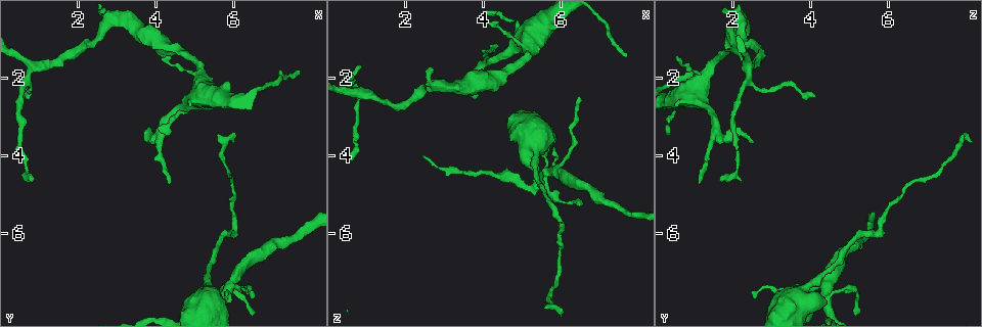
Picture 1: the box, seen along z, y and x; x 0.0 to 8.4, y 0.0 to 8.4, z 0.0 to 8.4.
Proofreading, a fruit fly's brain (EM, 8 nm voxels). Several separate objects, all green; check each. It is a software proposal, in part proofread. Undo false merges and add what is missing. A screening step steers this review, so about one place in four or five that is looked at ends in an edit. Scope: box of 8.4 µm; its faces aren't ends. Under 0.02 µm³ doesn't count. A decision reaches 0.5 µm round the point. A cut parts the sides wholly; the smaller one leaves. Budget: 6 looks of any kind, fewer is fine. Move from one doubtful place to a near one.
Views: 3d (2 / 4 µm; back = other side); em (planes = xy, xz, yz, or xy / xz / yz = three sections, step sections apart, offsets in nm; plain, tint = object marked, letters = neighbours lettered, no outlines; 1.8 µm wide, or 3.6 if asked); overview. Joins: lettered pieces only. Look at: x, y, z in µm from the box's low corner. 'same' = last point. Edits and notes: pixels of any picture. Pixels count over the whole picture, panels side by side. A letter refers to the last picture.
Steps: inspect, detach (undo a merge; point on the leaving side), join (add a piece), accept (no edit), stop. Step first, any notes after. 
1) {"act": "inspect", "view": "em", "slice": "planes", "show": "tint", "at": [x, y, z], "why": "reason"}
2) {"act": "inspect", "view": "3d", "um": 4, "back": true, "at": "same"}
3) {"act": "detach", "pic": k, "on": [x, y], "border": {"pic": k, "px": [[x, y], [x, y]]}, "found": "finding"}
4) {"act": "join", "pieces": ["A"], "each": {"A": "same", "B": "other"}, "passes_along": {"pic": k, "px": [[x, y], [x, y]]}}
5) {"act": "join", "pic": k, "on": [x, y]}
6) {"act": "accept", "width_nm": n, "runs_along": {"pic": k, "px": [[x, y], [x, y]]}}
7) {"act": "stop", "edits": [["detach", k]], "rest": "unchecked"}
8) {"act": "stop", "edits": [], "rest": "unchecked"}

{"act": "inspect", "view": "3d", "um": 4, "at": [6.10, 5.95, 5.85]}

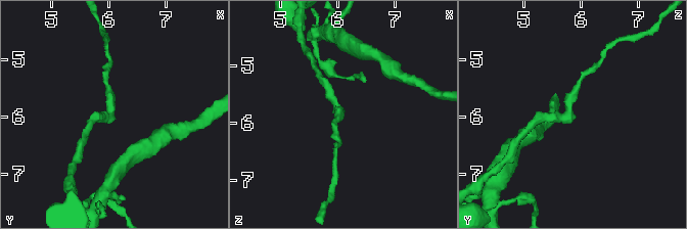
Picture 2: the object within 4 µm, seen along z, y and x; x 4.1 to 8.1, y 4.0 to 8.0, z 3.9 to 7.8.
{"act": "inspect", "view": "em", "slice": "planes", "show": "letters", "at": [6.00, 5.95, 5.80], "why": "need the tissue"}

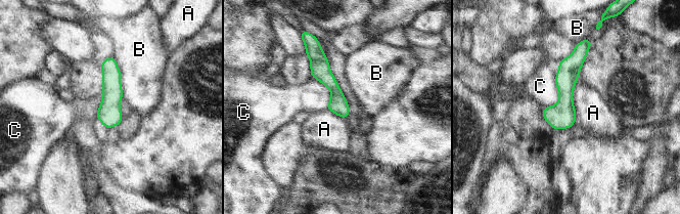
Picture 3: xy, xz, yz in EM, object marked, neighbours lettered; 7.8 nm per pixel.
{"act": "accept", "each": {"A": "other", "B": "other", "C": "other"}, "found": "one neuron here"}

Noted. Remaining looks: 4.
{"act": "inspect", "view": "em", "slice": "planes", "show": "tint", "at": [4.30, 4.70, 1.15], "why": "tapers out"}

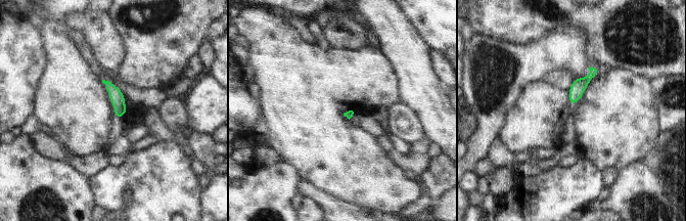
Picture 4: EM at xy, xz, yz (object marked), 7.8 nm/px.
{"act": "inspect", "view": "em", "slice": "planes", "show": "letters", "at": "same", "why": "see the neighbours"}

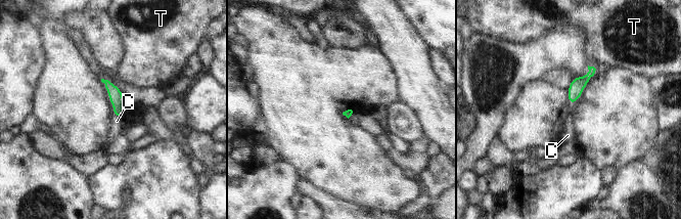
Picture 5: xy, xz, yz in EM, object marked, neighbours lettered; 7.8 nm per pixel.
{"act": "join", "pieces": ["C"], "each": {"C": "same", "T": "other"}, "passes_along": {"pic": 5, "px": [[116, 97], [118, 117], [117, 121]]}, "found": "the neuron continues"}

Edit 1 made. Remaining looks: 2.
{"act": "inspect", "view": "3d", "um": 2, "at": [4.30, 1.45, 0.55], "why": "branch stops here"}

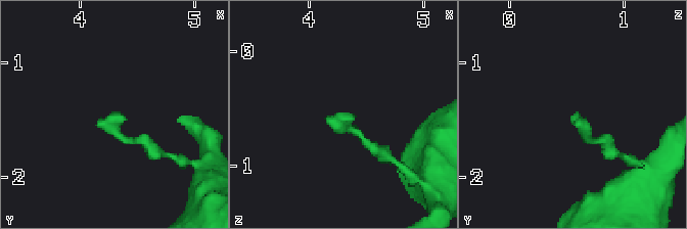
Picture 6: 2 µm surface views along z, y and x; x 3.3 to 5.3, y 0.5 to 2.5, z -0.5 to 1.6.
{"act": "inspect", "view": "em", "slice": "planes", "show": "letters", "at": [4.36, 1.40, 0.60]}

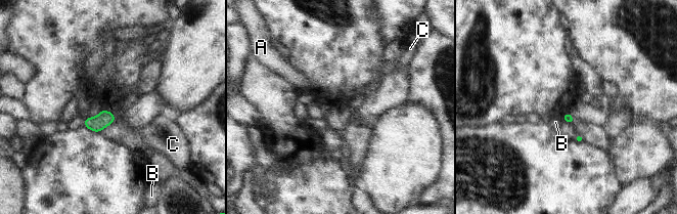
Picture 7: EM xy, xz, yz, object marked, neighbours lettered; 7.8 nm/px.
{"act": "accept", "each": {"A": "other", "B": "other", "C": "other"}, "border": {"pic": 7, "px": [[561, 117], [562, 121]]}, "found": "none of them fits"}

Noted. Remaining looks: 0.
{"act": "stop", "edits": [["join", 5]], "rest": "unchecked"}

